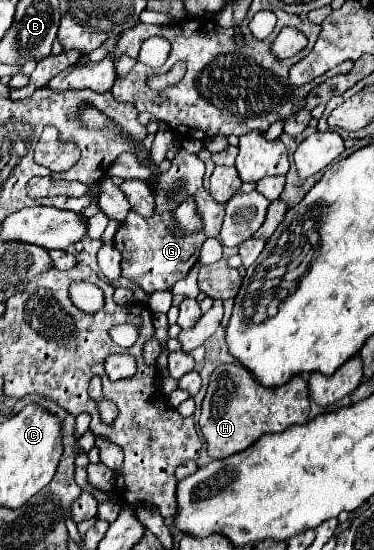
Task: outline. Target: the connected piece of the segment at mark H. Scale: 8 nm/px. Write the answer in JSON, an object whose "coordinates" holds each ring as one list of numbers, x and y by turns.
{"coordinates":[[233,363,219,365,211,375,211,385,203,399,199,429,207,443,211,459,225,459,251,447,265,433,281,433,291,425,303,425,309,421,309,389,301,377,291,379,279,389,267,389,259,385,253,375]]}

